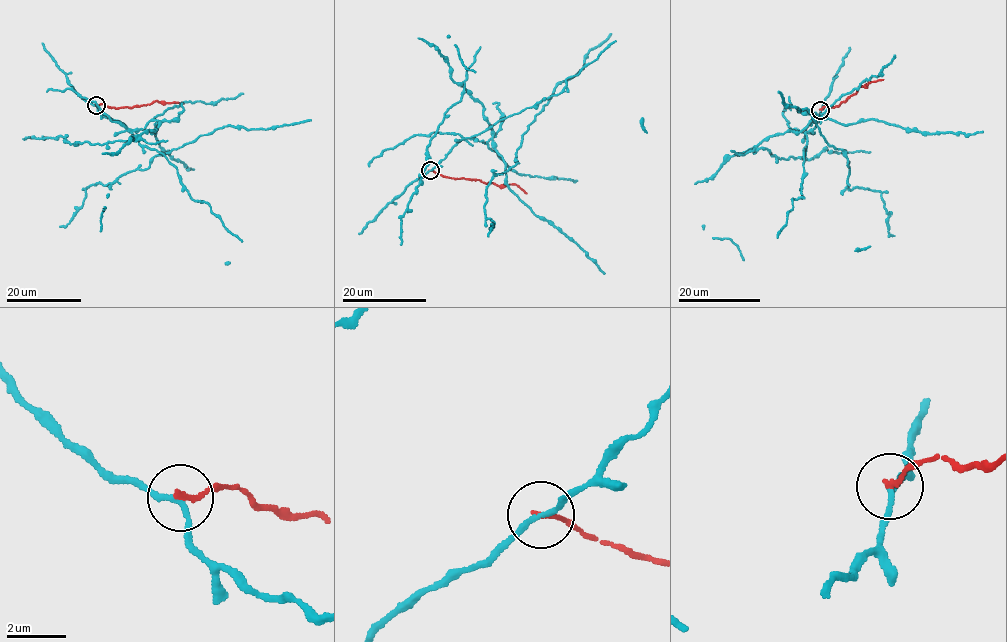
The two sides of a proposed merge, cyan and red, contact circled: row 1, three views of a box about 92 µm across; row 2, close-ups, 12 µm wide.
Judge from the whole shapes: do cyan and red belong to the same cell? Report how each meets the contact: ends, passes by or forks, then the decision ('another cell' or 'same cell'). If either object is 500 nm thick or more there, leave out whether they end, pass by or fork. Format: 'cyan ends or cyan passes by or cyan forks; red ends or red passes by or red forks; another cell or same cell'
cyan passes by; red ends; another cell

